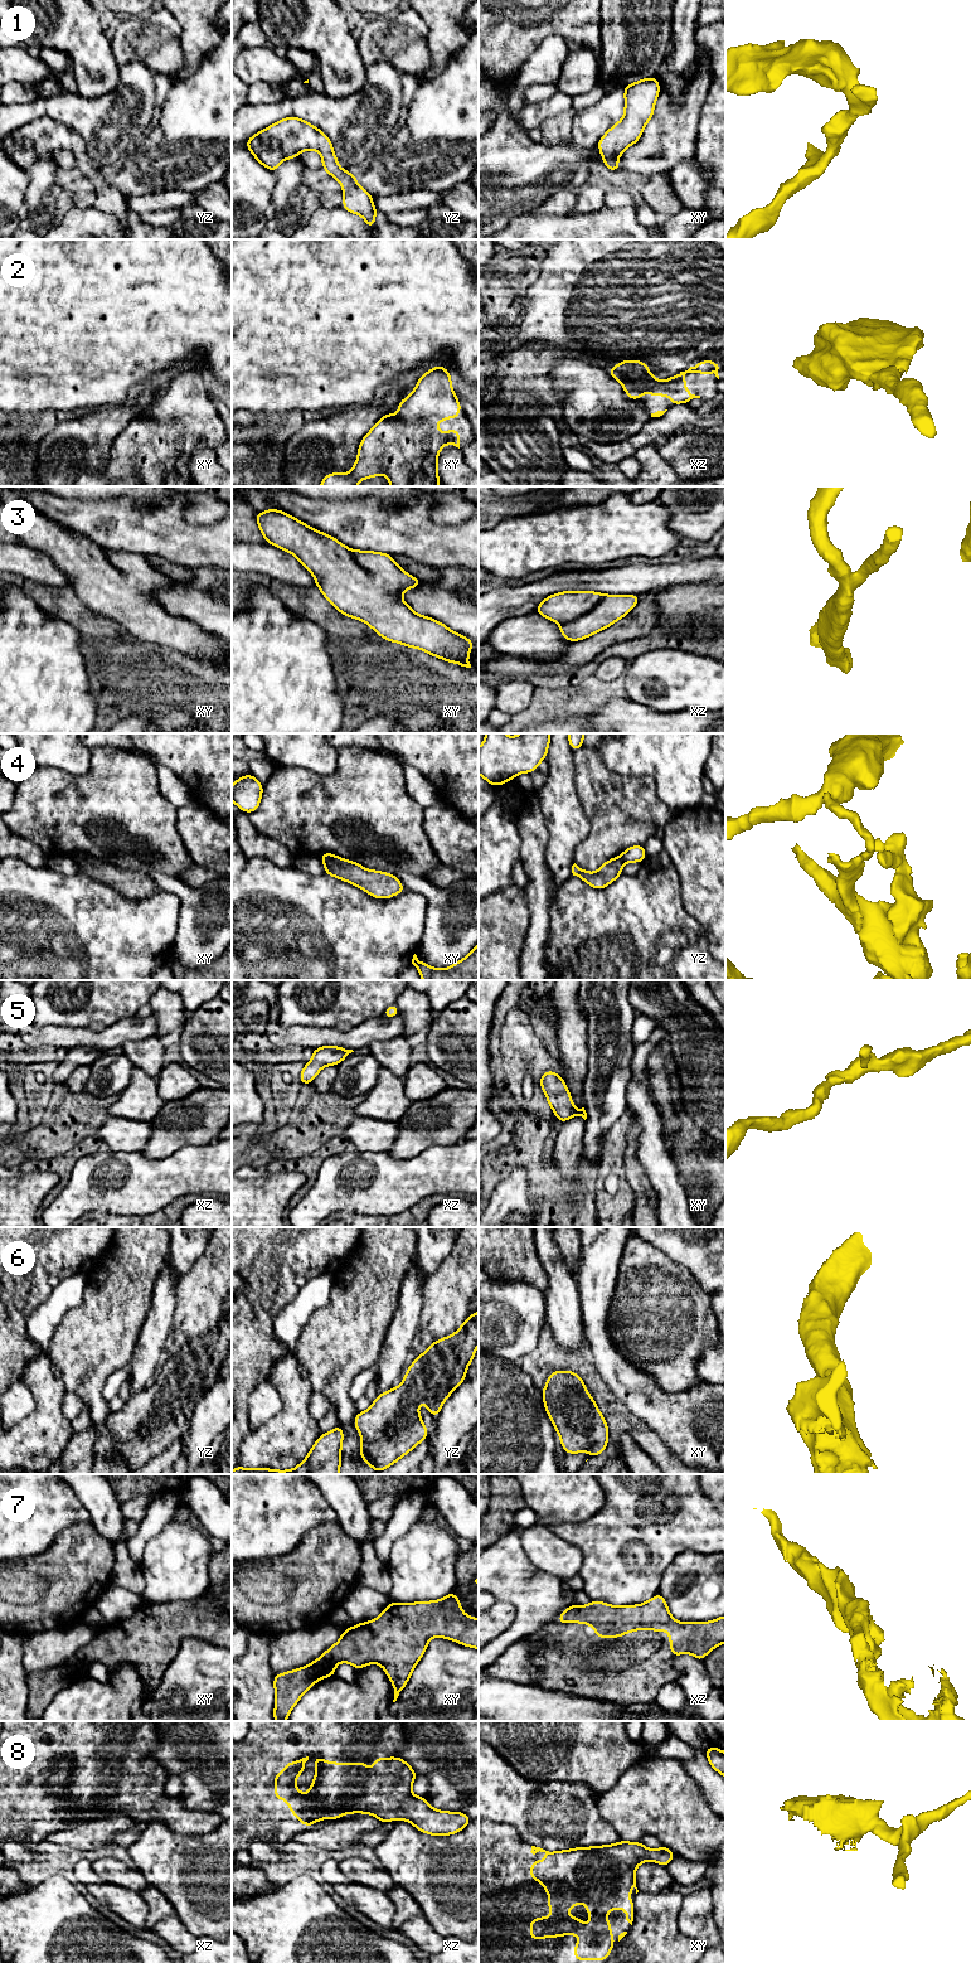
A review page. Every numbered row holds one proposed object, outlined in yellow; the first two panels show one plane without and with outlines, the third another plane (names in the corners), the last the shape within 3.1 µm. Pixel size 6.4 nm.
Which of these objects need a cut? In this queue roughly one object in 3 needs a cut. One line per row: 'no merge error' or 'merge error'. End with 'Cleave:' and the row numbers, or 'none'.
1: no merge error
2: no merge error
3: no merge error
4: merge error
5: no merge error
6: no merge error
7: no merge error
8: no merge error
Cleave: 4

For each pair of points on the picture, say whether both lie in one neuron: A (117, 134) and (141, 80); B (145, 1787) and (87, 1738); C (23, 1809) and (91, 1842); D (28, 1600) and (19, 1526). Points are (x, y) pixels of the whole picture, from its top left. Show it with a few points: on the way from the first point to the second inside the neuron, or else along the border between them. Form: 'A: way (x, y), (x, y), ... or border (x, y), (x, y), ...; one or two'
A: way (119, 120), (129, 110), (136, 93); one
B: way (131, 1779), (101, 1749); one
C: border (91, 1817), (85, 1819), (73, 1818), (45, 1838); two
D: border (52, 1541), (45, 1550), (27, 1559); two

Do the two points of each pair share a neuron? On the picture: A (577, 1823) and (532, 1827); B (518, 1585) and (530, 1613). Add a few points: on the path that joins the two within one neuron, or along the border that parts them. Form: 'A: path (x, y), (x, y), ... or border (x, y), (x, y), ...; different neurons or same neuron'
A: path (566, 1823), (543, 1823); same neuron
B: path (524, 1591), (530, 1598), (530, 1607); same neuron

